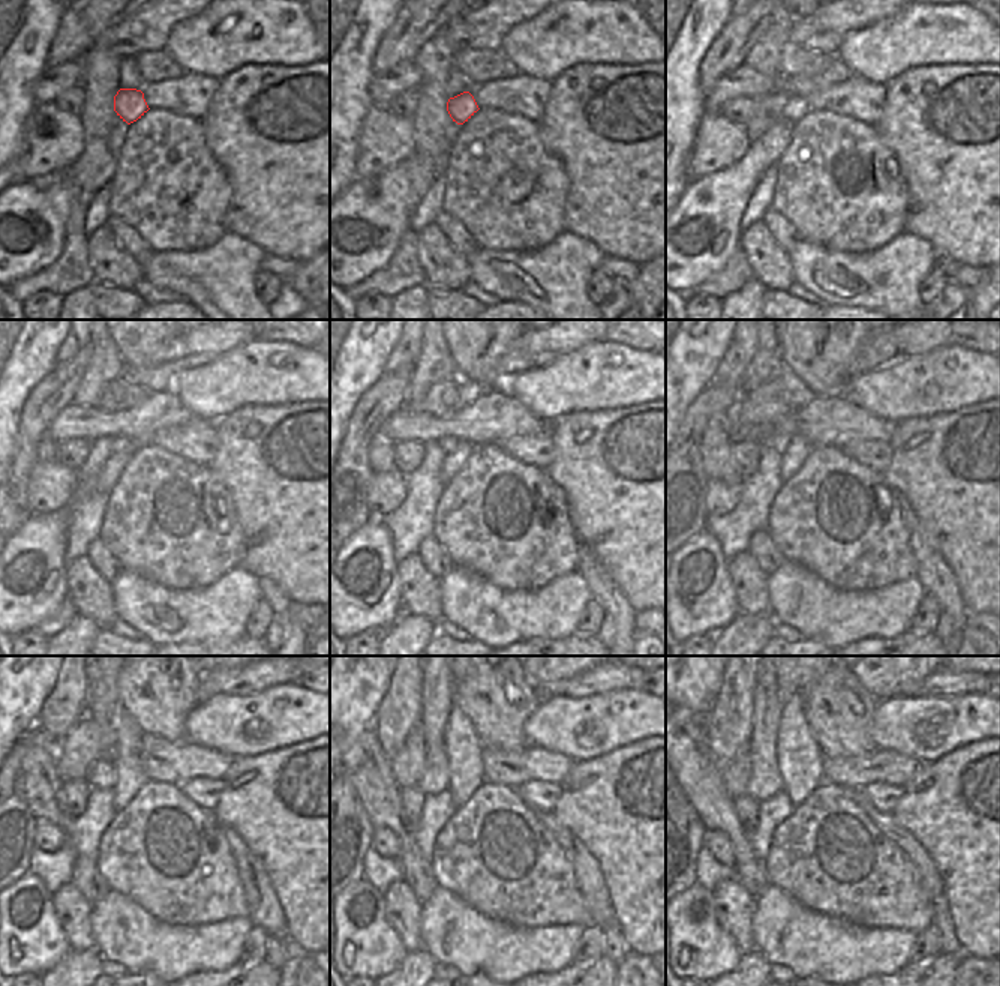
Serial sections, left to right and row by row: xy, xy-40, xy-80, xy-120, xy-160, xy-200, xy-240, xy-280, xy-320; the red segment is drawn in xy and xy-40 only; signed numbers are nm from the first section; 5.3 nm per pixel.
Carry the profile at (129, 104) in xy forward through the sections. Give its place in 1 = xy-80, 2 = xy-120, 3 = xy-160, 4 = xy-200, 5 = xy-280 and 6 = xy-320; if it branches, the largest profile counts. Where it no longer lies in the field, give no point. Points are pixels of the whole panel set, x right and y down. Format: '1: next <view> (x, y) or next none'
1: next xy-80 (796, 107)
2: next xy-120 (117, 444)
3: next xy-160 (449, 444)
4: next xy-200 (777, 441)
5: next xy-280 (437, 700)
6: next xy-320 (765, 781)

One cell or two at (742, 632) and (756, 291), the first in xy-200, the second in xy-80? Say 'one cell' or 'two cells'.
one cell

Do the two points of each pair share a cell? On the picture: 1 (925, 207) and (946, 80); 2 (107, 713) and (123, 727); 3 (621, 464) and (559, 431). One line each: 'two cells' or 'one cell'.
1: one cell
2: two cells
3: one cell

